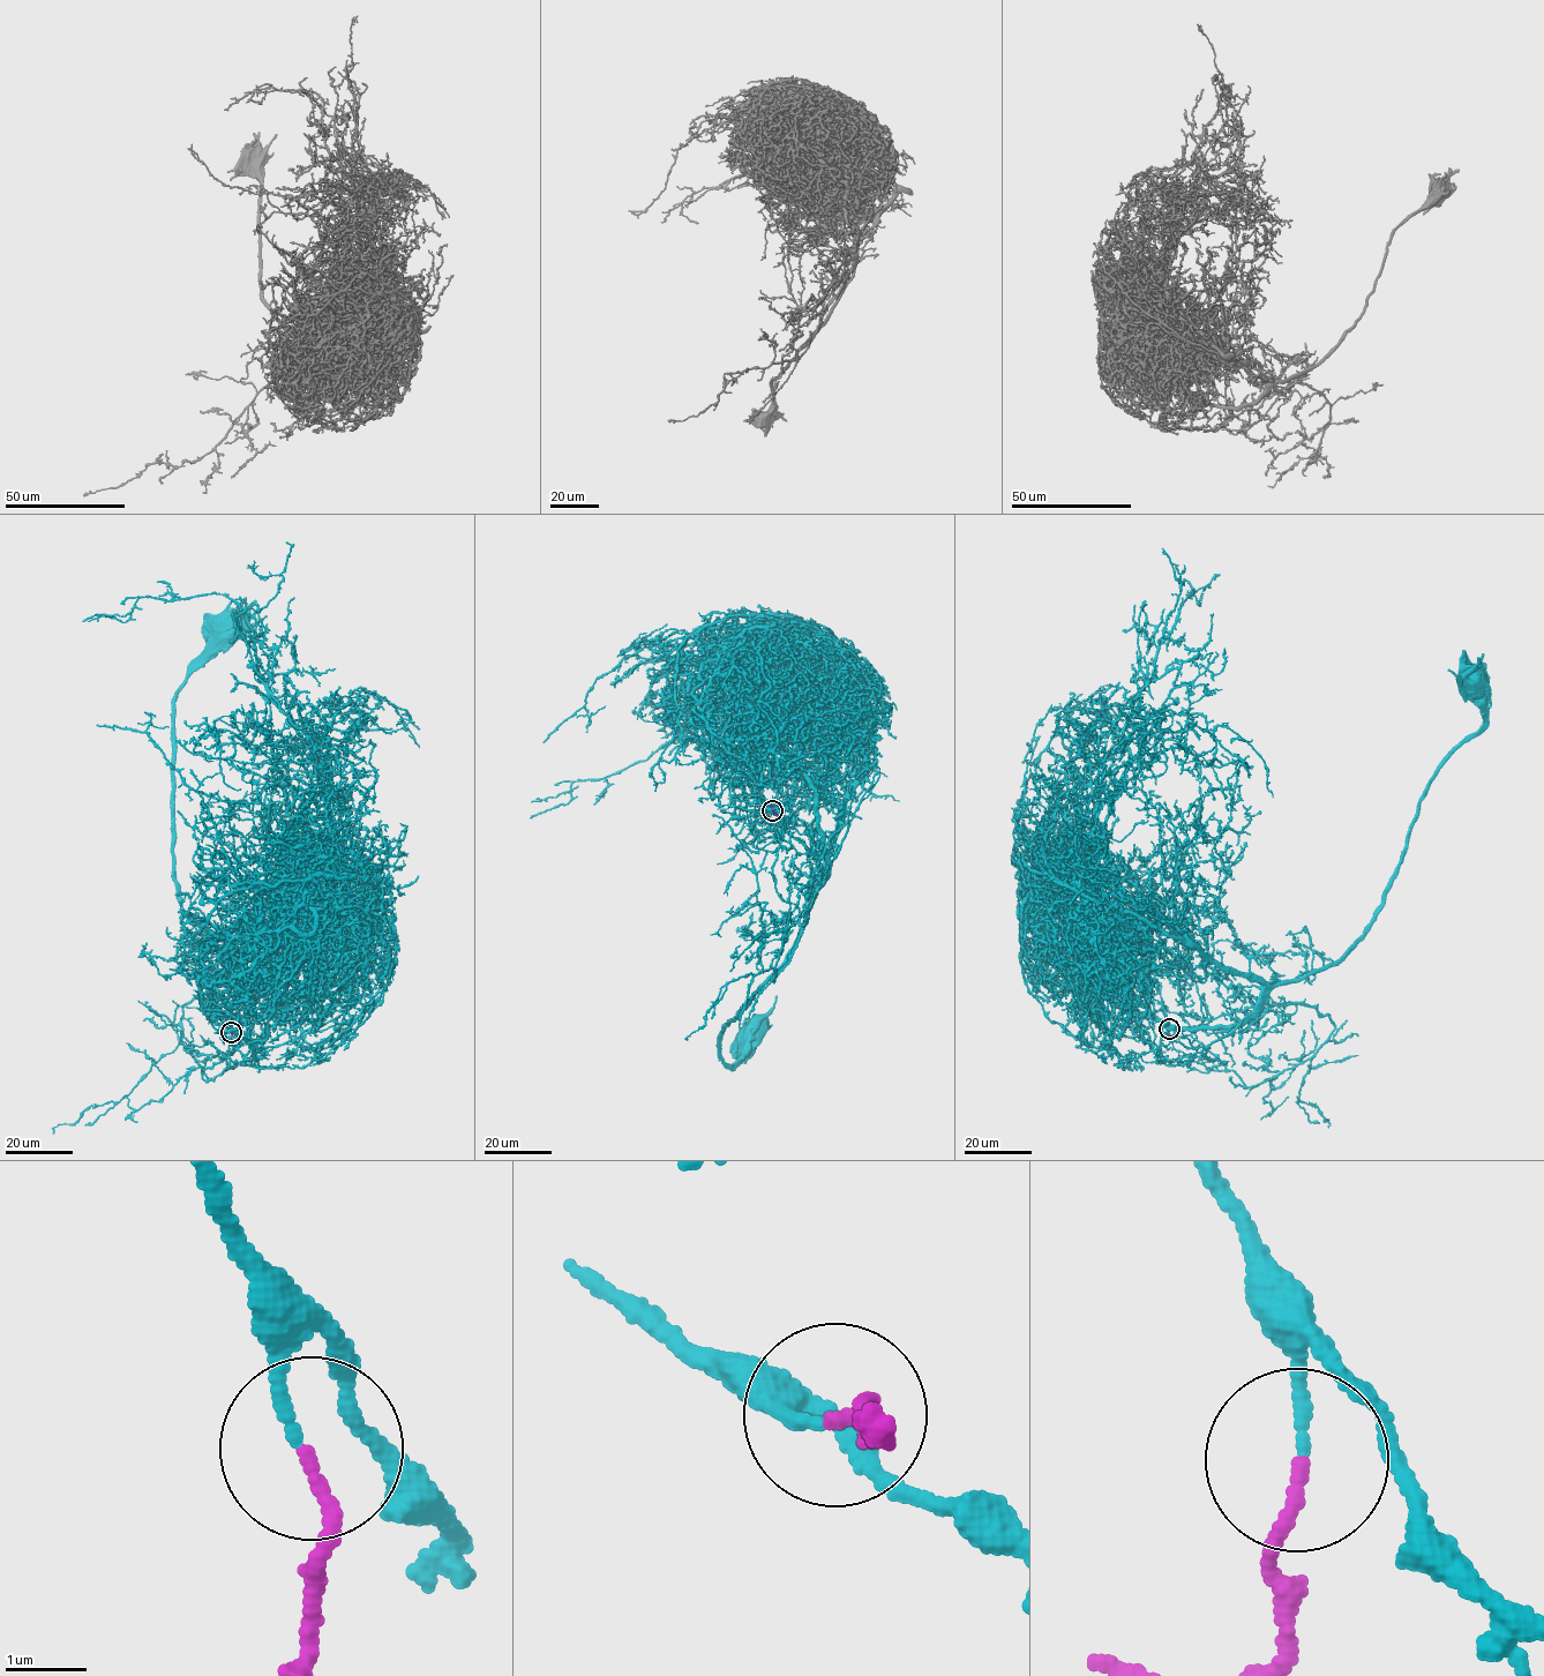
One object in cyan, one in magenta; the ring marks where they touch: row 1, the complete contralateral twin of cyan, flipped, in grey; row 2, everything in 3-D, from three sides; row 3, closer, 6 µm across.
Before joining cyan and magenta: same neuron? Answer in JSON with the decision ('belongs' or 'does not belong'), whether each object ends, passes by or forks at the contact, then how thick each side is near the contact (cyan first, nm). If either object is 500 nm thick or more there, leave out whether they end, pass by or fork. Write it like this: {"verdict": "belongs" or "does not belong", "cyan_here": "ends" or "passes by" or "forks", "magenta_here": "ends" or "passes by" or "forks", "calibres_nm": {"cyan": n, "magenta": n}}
{"verdict": "belongs", "cyan_here": "ends", "magenta_here": "ends", "calibres_nm": {"cyan": 150, "magenta": 150}}

